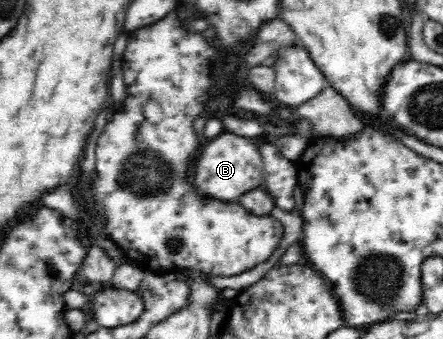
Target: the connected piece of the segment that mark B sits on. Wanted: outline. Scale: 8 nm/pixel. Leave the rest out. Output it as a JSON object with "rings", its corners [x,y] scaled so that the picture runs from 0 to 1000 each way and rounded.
{"rings":[[[512,386],[488,401],[485,413],[472,413],[445,469],[433,531],[440,552],[458,572],[472,572],[472,581],[499,584],[499,593],[537,593],[544,575],[582,555],[591,537],[596,478],[585,454],[585,431],[535,392]]]}

